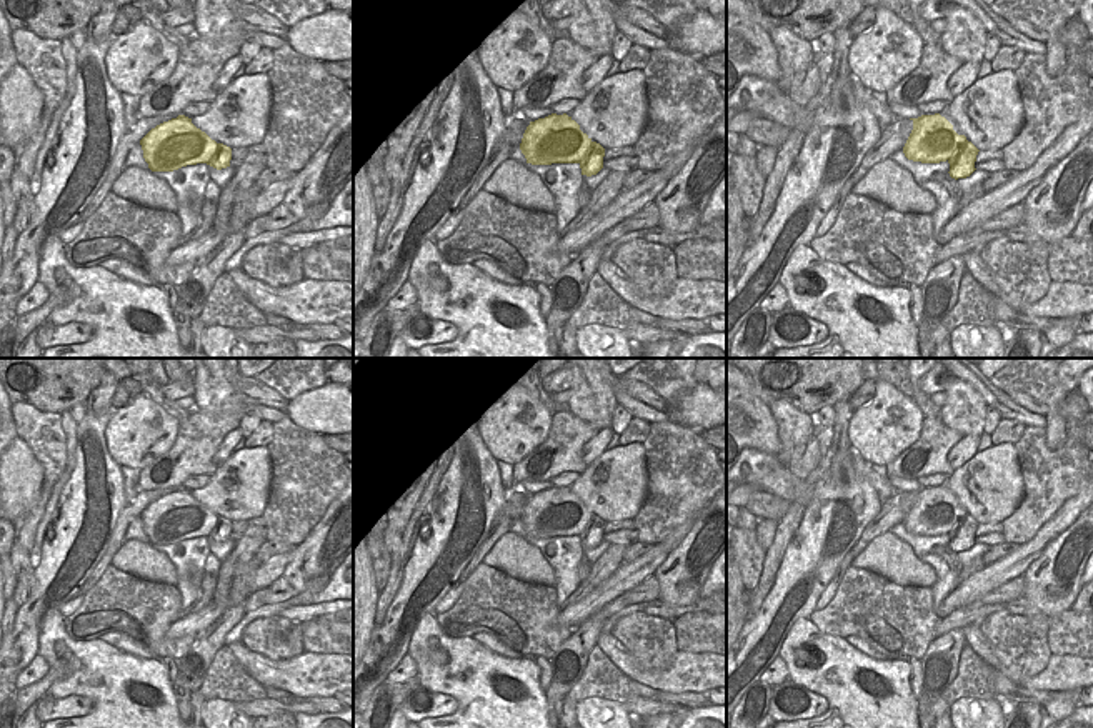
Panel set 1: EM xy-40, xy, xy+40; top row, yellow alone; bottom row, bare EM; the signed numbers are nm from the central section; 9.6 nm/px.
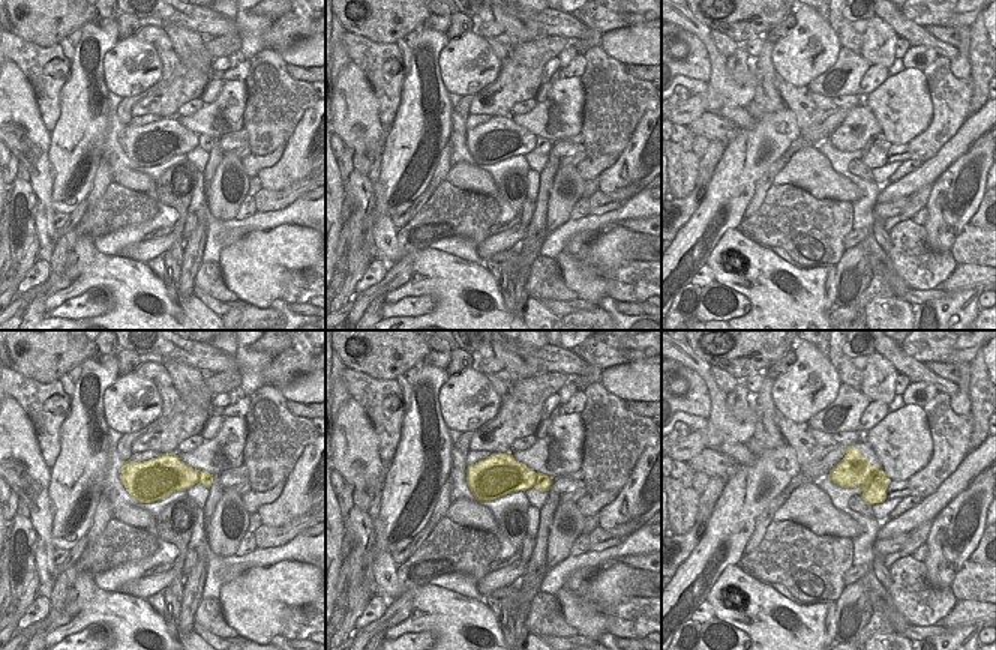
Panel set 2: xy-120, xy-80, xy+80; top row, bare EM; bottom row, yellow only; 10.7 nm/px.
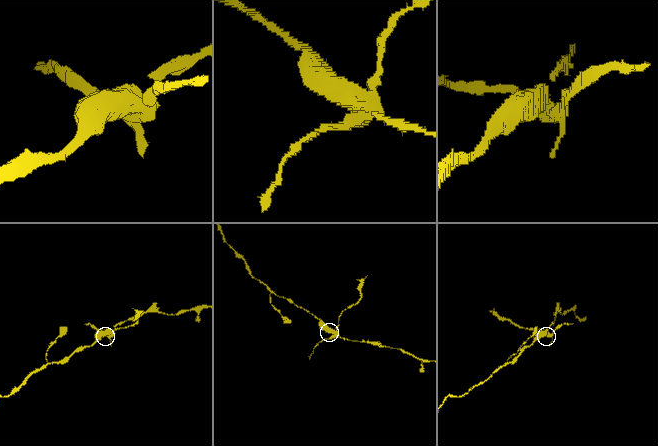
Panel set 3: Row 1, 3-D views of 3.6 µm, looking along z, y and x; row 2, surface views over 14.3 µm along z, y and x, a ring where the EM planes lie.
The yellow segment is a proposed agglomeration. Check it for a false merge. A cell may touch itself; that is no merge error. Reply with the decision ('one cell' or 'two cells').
two cells

